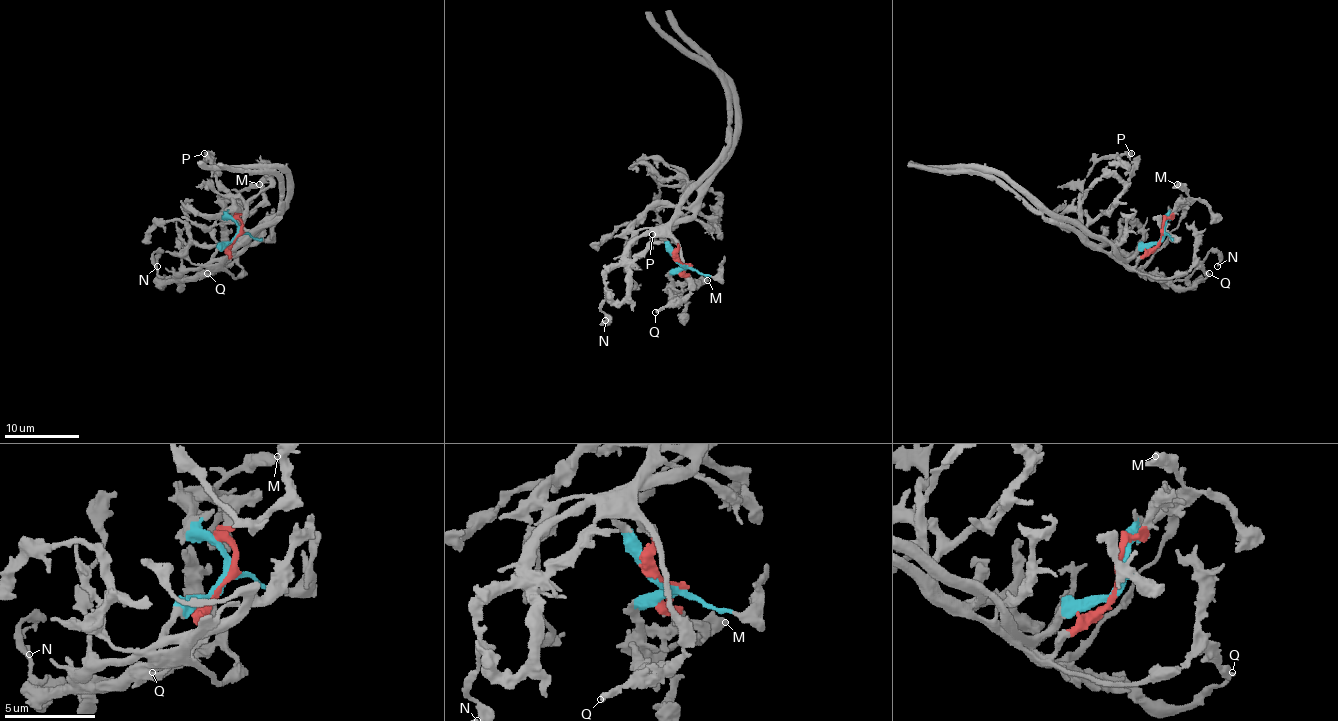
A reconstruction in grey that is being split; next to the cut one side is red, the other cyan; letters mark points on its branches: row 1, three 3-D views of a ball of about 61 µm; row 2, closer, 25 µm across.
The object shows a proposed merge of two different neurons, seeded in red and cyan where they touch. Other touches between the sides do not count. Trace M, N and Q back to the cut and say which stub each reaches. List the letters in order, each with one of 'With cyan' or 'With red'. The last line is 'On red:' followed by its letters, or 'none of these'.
M: With cyan
N: With red
Q: With red
On red: N, Q

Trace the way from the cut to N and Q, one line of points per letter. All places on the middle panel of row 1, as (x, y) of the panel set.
N: (683, 264), (668, 236), (619, 261), (606, 274), (601, 306), (604, 321)
Q: (683, 264), (672, 238), (681, 257), (689, 293), (681, 300), (674, 300), (655, 311)

